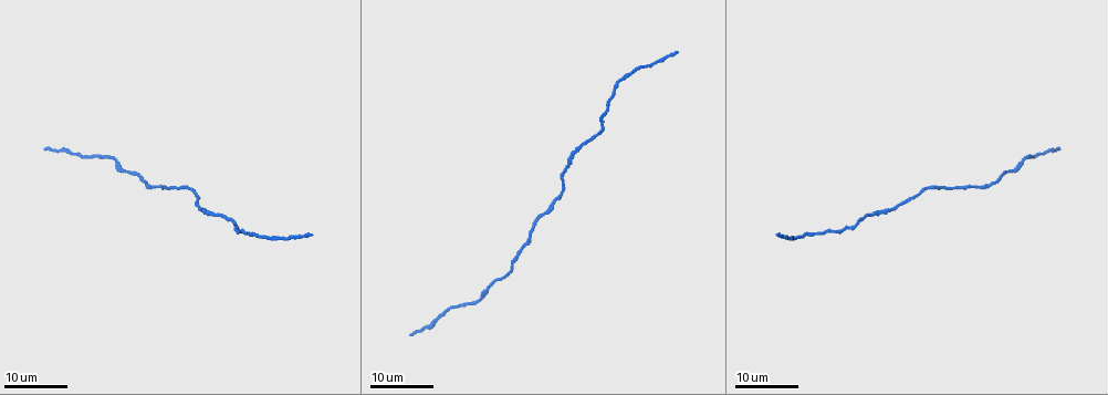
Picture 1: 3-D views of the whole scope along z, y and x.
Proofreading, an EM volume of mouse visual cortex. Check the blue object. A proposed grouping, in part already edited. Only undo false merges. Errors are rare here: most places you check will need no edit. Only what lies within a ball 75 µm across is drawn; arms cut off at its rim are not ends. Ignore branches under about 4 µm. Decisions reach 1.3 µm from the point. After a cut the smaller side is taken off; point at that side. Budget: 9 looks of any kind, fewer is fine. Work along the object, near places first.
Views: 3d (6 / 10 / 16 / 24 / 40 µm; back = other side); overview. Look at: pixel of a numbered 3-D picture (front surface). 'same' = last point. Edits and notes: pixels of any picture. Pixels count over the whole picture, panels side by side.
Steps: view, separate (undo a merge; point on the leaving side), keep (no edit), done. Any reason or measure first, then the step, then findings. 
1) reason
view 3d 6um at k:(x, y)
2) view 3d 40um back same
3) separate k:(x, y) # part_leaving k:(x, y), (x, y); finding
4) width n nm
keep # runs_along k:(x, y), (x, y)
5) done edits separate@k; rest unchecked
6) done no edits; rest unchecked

calibre changes
view 3d 24um at 1:(870, 215)

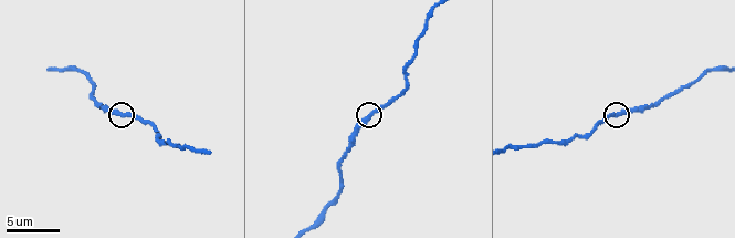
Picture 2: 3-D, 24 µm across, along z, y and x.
view 3d 6um at 2:(124, 114)

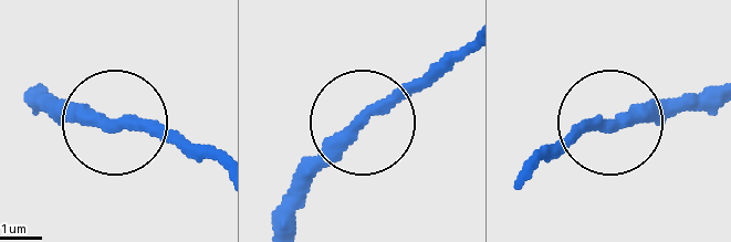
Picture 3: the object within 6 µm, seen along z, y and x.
keep # runs_along 3:(27, 91), (154, 123), (192, 144); continuous, no second neuron

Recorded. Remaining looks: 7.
calibre changes
view 3d 16um at 1:(787, 238)

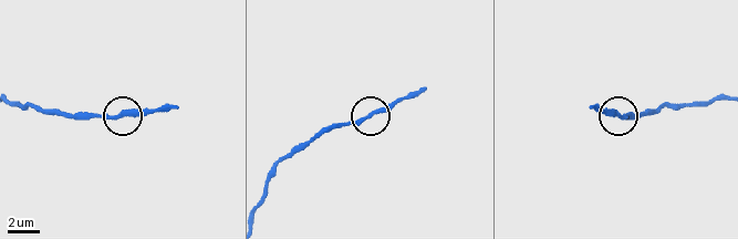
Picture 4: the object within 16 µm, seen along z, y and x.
zoom in
view 3d 10um at 4:(370, 115)

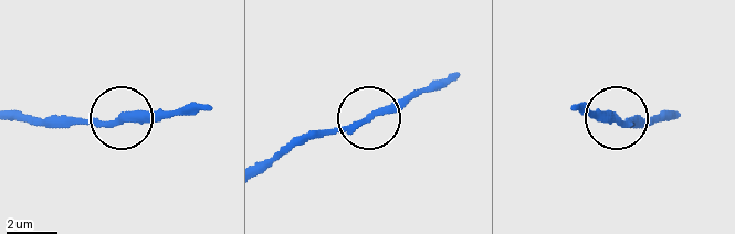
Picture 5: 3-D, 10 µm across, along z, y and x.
width 260 nm
keep # one neuron here

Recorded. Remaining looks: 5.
view 3d 16um at 2:(326, 204)

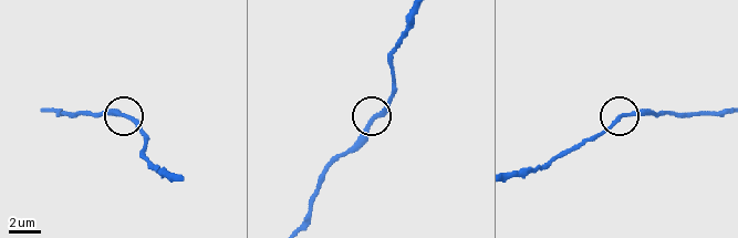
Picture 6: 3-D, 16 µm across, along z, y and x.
width 270 nm
keep # all the same neuron

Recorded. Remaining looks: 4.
thin neck
view 3d 16um at 1:(953, 187)

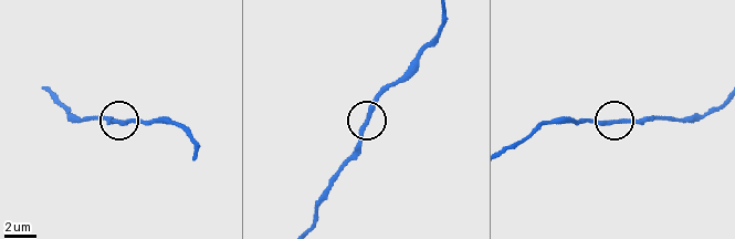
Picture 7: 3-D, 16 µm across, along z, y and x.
zoom in
view 3d 6um at 7:(364, 124)

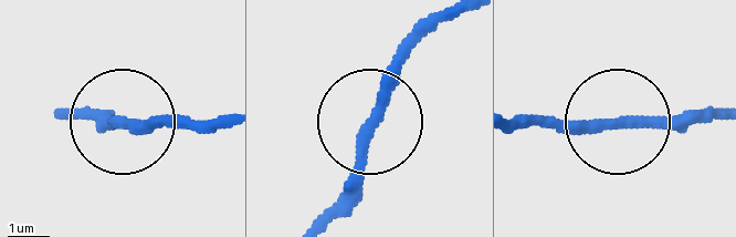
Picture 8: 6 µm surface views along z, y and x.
keep # runs_along 8:(449, 17), (399, 70), (346, 214); continuous, no second neuron

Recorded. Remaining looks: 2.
done no edits; rest unchecked

